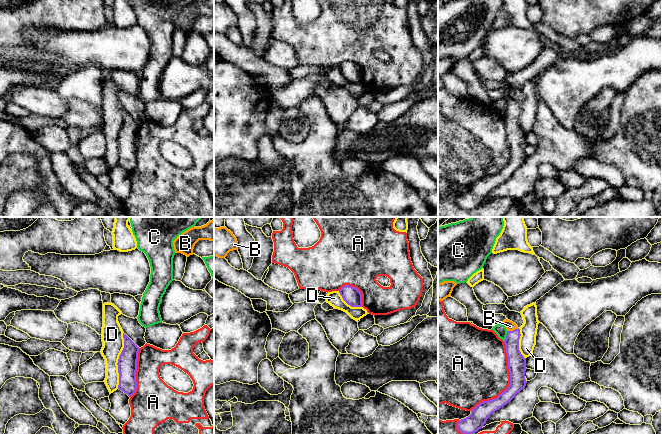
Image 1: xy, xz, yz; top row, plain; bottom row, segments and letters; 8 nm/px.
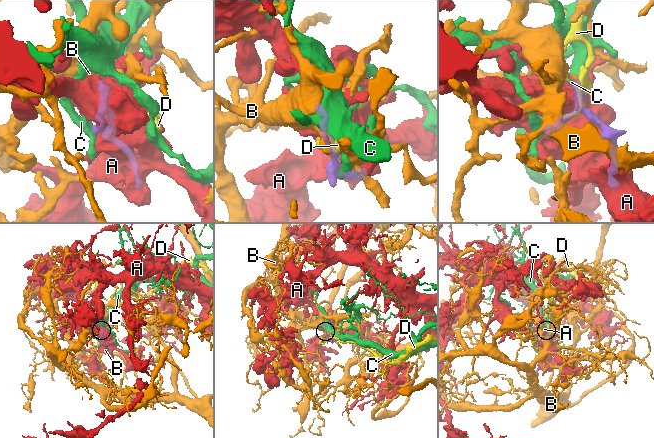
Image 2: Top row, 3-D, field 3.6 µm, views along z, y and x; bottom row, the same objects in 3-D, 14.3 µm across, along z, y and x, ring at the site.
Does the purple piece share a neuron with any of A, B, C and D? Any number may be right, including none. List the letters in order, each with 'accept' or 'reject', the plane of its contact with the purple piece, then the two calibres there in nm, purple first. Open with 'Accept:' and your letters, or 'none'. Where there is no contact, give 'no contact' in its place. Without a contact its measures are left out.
Accept: B
A: reject | yz | 140/440 nm
B: accept | yz | 140/80 nm
C: reject | yz | 140/90 nm
D: reject | xy | 160/180 nm

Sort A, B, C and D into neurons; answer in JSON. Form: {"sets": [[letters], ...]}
{"sets": [["A"], ["B"], ["C"], ["D"]]}

